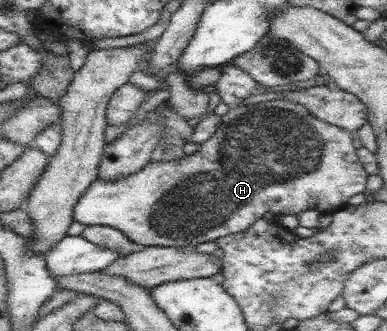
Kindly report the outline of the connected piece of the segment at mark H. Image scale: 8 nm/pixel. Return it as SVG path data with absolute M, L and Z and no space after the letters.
M277 99L257 104L239 104L236 107L231 107L227 114L220 117L220 123L216 132L202 142L198 151L192 155L185 155L176 160L158 161L156 163L148 161L142 170L122 175L116 179L96 179L88 190L78 199L74 206L74 221L81 222L86 225L106 225L116 230L120 230L126 234L128 238L138 246L197 246L206 241L214 241L217 238L228 236L234 233L242 232L249 228L258 218L261 218L266 212L271 212L276 216L284 214L295 214L304 210L318 210L321 214L333 213L347 206L349 198L355 194L367 192L367 182L369 174L360 162L357 155L357 149L352 143L354 134L342 127L334 124L329 124L324 120L313 116L306 107L299 105L290 99Z

